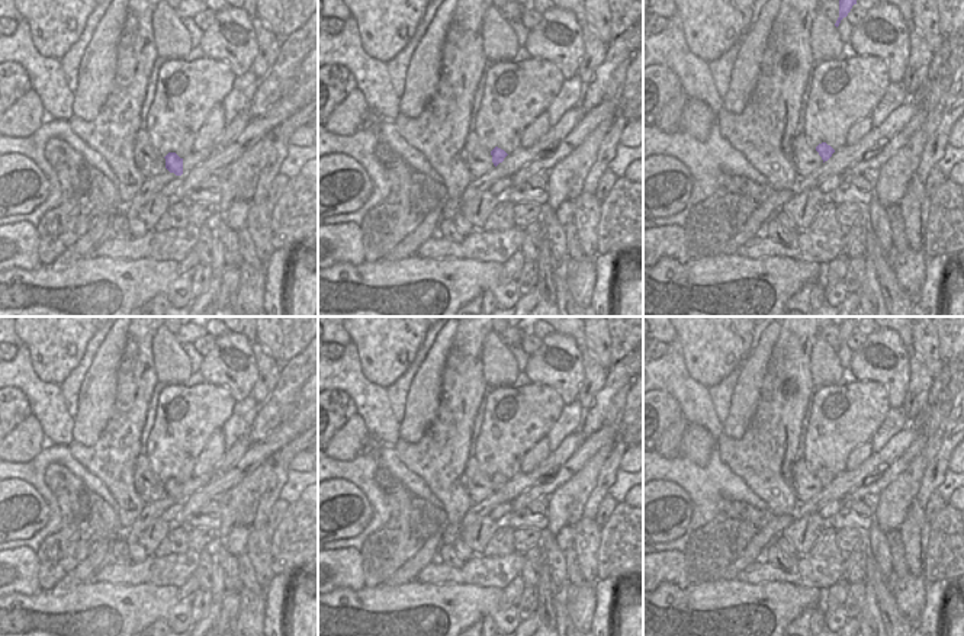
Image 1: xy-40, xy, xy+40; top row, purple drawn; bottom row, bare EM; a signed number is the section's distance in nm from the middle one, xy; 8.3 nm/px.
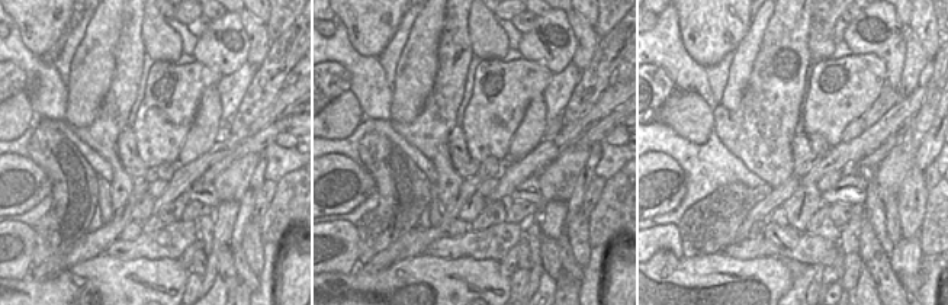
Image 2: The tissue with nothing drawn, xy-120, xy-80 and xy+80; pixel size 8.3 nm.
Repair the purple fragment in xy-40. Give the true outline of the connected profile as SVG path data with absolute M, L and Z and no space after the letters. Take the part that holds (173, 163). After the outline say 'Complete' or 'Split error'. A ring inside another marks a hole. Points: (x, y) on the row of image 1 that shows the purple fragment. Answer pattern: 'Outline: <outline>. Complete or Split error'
Outline: M168 152L166 157L166 168L176 176L183 174L183 158L180 158L176 152Z. Complete

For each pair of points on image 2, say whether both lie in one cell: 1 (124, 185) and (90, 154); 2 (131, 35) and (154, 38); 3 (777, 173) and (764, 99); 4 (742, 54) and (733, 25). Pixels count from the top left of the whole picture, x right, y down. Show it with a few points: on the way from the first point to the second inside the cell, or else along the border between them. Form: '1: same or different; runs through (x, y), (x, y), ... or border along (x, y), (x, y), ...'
1: different; border along (92, 147), (109, 164), (112, 170), (111, 183)
2: different; border along (142, 15), (142, 47), (145, 53)
3: same; runs through (768, 154), (764, 147), (764, 118)
4: different; border along (752, 18), (745, 37), (733, 53)

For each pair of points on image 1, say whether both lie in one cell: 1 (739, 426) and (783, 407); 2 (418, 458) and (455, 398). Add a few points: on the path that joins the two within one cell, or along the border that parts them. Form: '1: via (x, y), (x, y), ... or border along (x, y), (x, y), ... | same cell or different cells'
1: border along (761, 389), (746, 431), (739, 439), (723, 434) | different cells
2: via (434, 445), (452, 427), (455, 414) | same cell

